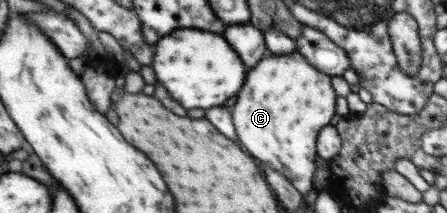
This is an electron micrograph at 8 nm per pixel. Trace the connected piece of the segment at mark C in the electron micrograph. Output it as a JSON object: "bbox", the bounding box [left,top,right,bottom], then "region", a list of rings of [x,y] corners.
{"bbox":[233,52,338,196],"region":[[[293,52],[289,55],[273,55],[269,53],[265,59],[257,63],[247,73],[245,85],[237,95],[237,103],[233,107],[233,123],[241,145],[261,163],[271,169],[281,169],[279,173],[285,175],[302,196],[307,195],[313,186],[315,173],[315,156],[317,156],[317,139],[320,129],[329,125],[329,121],[336,114],[335,101],[338,97],[331,84],[332,77],[319,72],[311,65],[306,57]]]}

